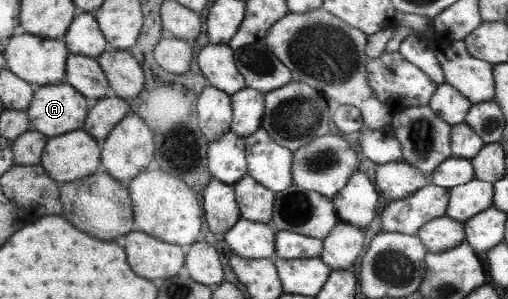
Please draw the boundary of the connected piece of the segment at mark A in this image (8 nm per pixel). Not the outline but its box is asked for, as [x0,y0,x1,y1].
[24,81,88,138]

